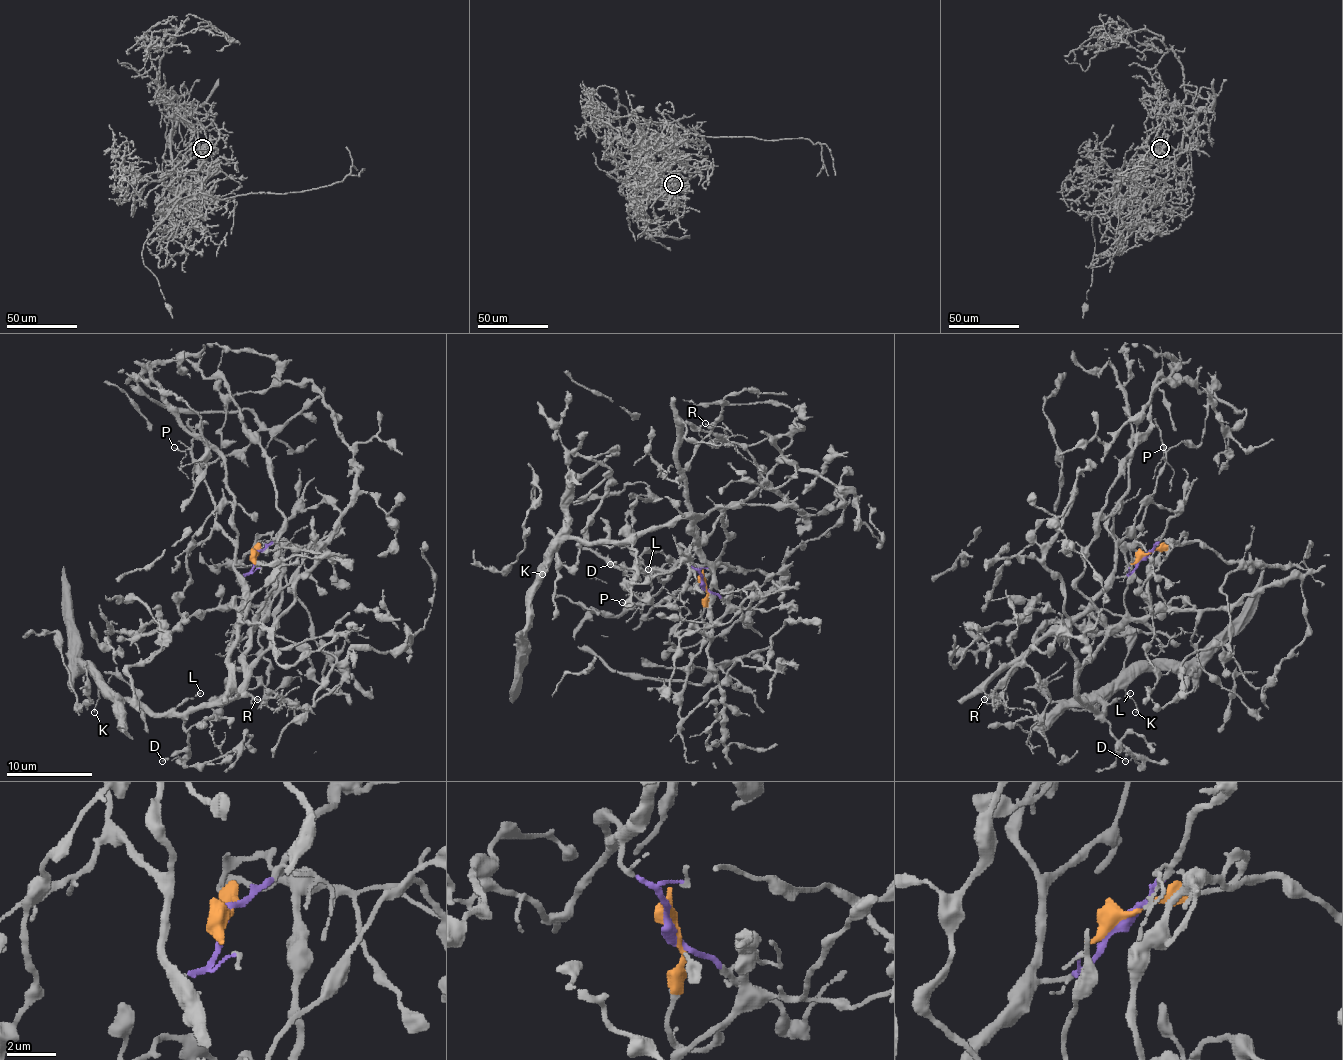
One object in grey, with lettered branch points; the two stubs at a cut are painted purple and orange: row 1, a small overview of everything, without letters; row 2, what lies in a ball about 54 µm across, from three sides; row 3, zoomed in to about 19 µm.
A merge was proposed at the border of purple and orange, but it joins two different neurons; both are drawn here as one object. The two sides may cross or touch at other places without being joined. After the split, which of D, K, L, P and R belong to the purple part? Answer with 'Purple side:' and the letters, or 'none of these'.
Purple side: P, R

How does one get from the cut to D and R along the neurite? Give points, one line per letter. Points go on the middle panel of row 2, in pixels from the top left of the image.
D: (702, 582), (711, 625), (728, 586), (715, 586), (692, 516), (647, 529), (636, 563), (610, 565)
R: (702, 582), (685, 561), (694, 518), (677, 436), (683, 424), (687, 439), (726, 445), (732, 434), (705, 424)

